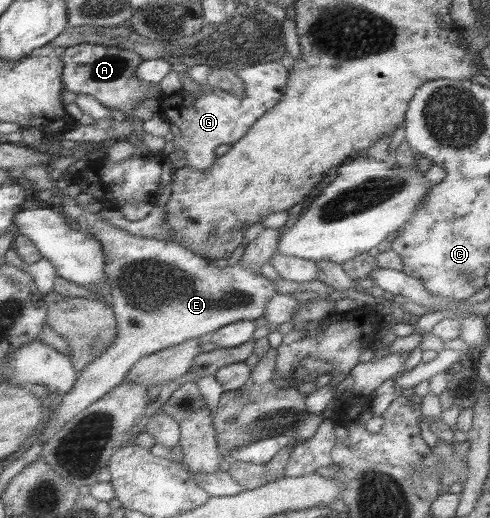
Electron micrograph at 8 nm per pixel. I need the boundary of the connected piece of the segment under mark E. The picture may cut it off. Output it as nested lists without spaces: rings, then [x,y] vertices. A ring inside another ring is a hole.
[[[43,163],[26,166],[22,170],[25,175],[25,181],[22,182],[25,182],[27,185],[33,183],[35,186],[42,188],[43,191],[51,190],[53,199],[56,201],[56,207],[61,206],[64,208],[69,217],[76,219],[82,230],[91,232],[99,240],[99,243],[103,246],[103,253],[105,253],[104,273],[110,288],[109,299],[118,325],[112,345],[108,346],[106,351],[103,351],[82,371],[78,372],[73,390],[63,395],[63,400],[61,400],[57,408],[54,408],[40,436],[33,437],[33,442],[37,438],[42,438],[45,441],[53,438],[74,416],[83,412],[90,404],[103,399],[105,394],[108,394],[116,386],[124,382],[127,373],[141,357],[181,344],[186,340],[208,337],[210,333],[215,332],[218,328],[223,328],[223,326],[233,322],[256,320],[264,314],[266,302],[273,295],[277,294],[275,281],[267,279],[261,273],[256,274],[250,270],[238,268],[238,266],[227,266],[221,269],[214,262],[198,256],[174,241],[167,242],[157,238],[139,237],[111,226],[102,218],[99,212],[90,213],[85,211],[85,209],[79,207],[77,198],[64,196],[62,190],[57,187],[57,174],[52,173],[49,165]]]

